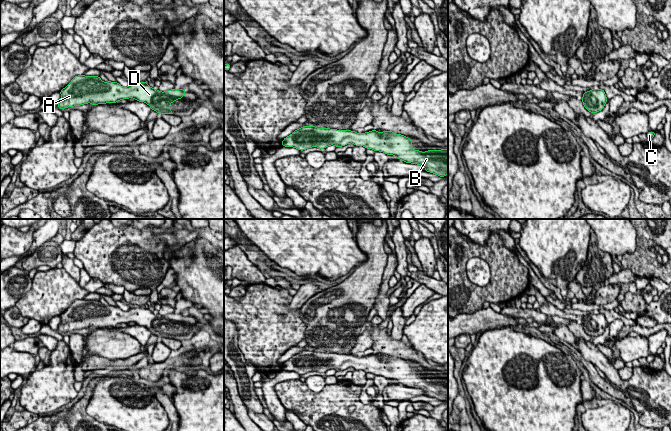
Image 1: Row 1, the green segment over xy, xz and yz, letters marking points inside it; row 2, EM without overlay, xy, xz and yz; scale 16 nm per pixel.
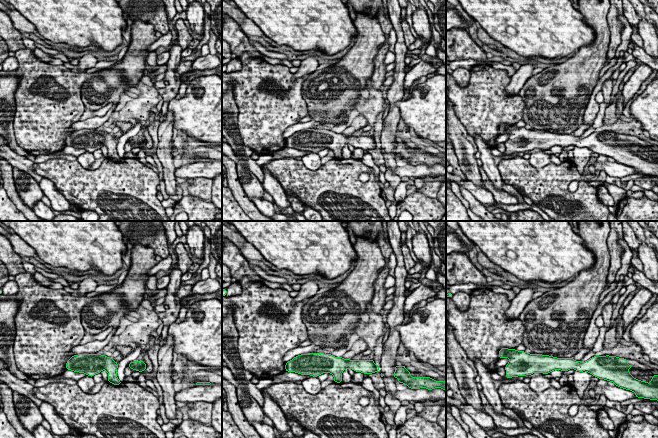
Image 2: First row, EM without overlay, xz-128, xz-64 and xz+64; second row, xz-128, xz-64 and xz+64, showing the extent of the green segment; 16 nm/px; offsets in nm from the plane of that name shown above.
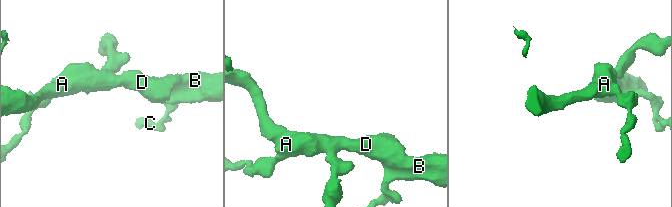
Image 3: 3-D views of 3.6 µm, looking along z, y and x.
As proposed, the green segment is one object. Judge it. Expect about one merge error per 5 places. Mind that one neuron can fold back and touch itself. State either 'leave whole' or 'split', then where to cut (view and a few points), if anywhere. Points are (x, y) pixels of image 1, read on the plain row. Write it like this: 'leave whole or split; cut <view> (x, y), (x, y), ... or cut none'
leave whole; cut none

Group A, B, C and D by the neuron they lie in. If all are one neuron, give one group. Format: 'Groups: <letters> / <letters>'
Groups: A B C D

